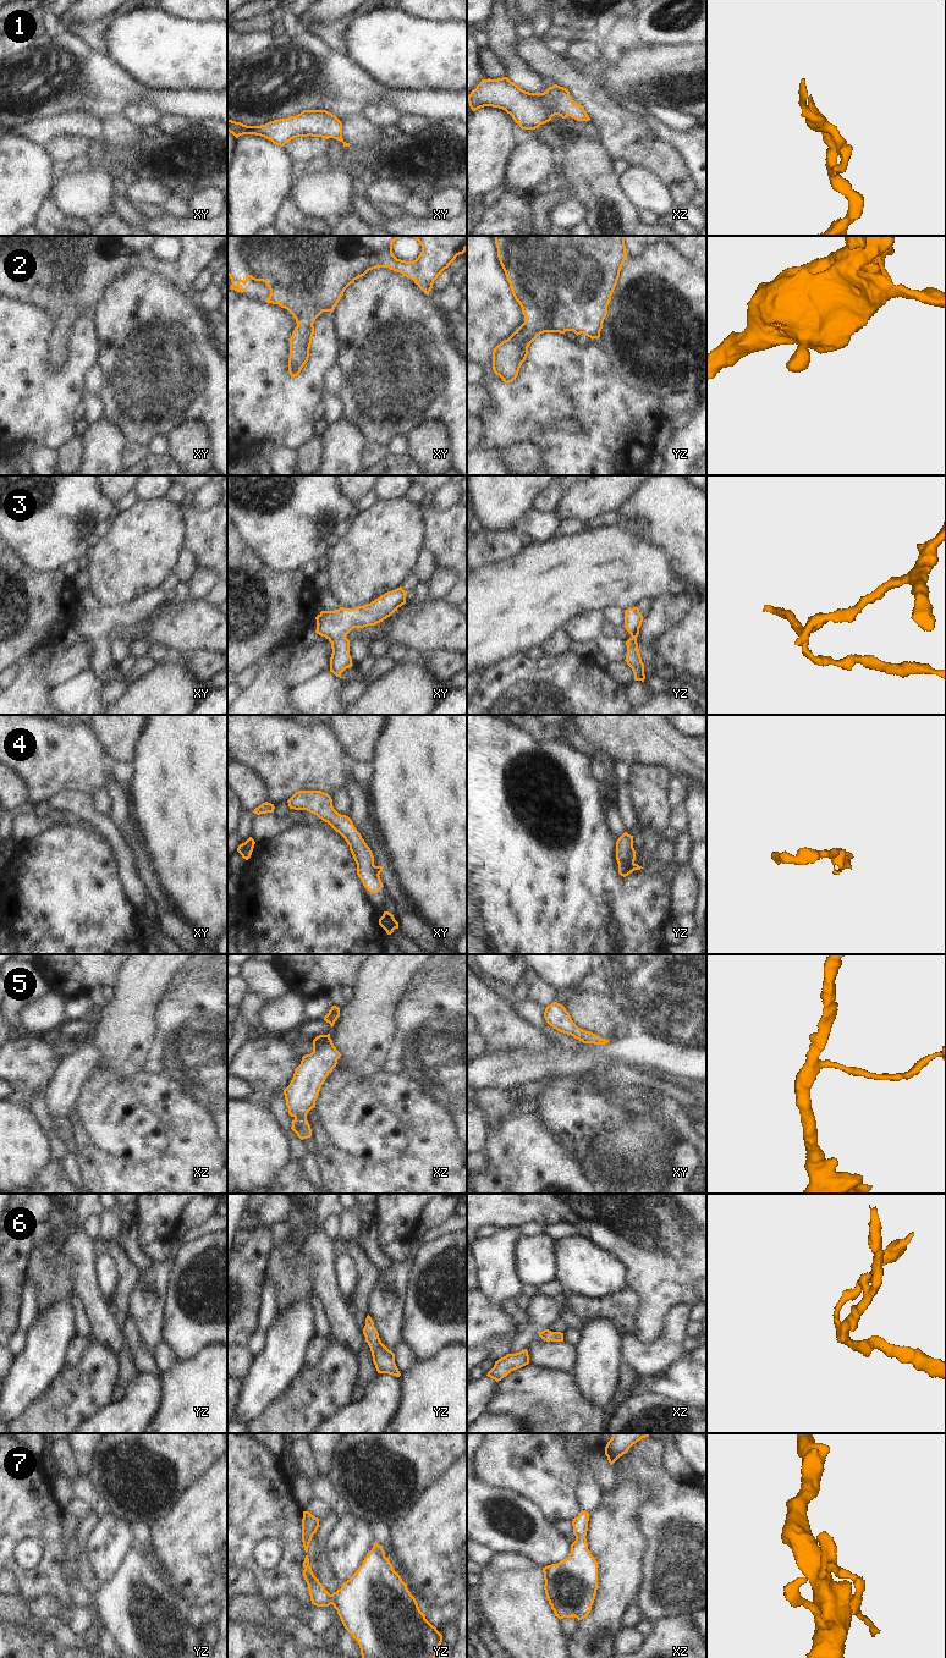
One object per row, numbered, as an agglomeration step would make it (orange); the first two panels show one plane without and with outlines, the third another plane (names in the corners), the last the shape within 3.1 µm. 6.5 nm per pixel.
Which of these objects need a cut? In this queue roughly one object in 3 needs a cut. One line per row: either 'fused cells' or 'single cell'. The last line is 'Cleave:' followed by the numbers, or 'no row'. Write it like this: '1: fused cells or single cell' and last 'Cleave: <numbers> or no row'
1: single cell
2: single cell
3: single cell
4: single cell
5: single cell
6: single cell
7: single cell
Cleave: no row

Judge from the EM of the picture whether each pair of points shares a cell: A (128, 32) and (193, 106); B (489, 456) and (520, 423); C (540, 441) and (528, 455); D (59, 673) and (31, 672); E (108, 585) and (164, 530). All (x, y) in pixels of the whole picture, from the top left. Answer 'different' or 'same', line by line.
A: different
B: different
C: different
D: different
E: same

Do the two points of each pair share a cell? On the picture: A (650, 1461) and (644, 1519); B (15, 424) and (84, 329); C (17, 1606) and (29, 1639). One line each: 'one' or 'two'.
A: one
B: one
C: two

